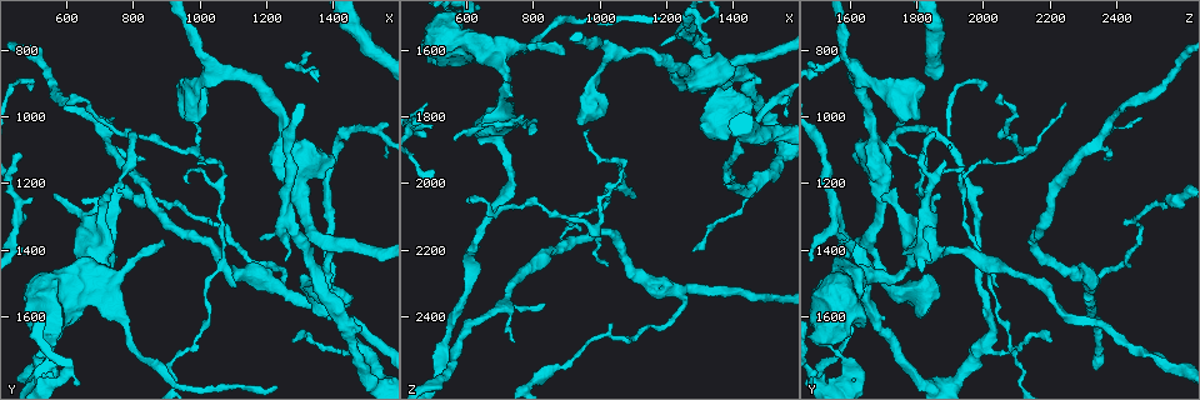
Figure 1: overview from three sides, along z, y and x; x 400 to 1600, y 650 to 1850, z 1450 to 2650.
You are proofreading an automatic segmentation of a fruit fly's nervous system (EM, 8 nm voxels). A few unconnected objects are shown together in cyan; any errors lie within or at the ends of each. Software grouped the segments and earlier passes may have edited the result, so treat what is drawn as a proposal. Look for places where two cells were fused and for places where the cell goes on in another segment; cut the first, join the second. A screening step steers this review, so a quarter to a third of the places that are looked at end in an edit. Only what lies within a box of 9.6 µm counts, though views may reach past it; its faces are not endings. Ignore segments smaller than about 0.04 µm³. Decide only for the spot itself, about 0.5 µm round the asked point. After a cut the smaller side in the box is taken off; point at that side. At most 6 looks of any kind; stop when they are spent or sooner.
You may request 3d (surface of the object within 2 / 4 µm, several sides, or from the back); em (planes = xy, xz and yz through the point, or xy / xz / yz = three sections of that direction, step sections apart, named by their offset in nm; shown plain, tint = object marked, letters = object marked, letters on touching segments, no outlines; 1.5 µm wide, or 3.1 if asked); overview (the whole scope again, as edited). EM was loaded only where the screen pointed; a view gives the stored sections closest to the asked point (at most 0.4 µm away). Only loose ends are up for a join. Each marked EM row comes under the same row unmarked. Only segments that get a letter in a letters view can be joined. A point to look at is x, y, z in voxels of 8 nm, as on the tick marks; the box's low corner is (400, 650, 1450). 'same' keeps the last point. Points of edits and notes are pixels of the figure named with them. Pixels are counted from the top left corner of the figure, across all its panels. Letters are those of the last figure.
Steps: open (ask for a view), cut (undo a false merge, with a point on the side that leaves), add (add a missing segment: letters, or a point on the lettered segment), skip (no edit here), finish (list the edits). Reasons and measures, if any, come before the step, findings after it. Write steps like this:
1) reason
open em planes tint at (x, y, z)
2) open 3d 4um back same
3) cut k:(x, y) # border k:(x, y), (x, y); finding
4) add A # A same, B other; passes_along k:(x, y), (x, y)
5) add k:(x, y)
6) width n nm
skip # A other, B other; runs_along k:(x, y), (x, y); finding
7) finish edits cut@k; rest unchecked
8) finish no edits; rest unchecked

sharp bend
open 3d 2um at (990, 1120, 2120)

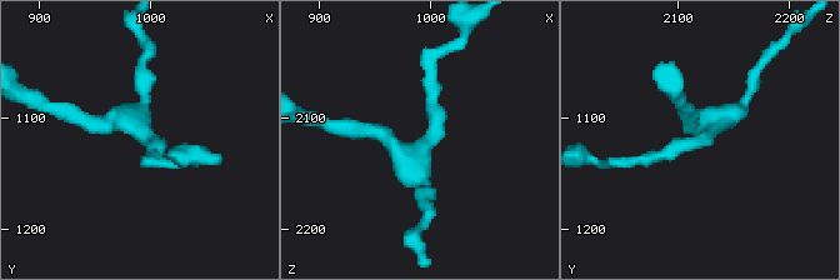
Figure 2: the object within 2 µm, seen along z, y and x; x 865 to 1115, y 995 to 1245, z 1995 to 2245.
need the tissue
open em planes letters at (990, 1116, 2126)

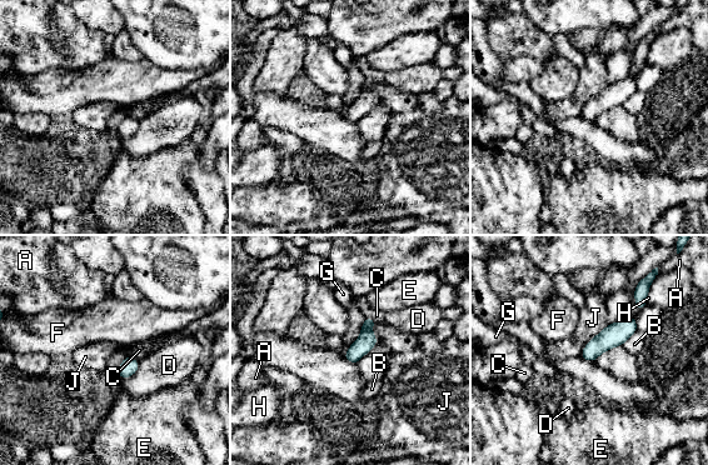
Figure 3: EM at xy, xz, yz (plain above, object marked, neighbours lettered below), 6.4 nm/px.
width 120 nm
skip # A other, B other, C other, D other, E other, F other, G other, H other, J other; border 3:(609, 324), (588, 341), (579, 355); continuous, no second cell

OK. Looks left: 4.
tapers out
open em xy step 8 tint at (1110, 1510, 2030)

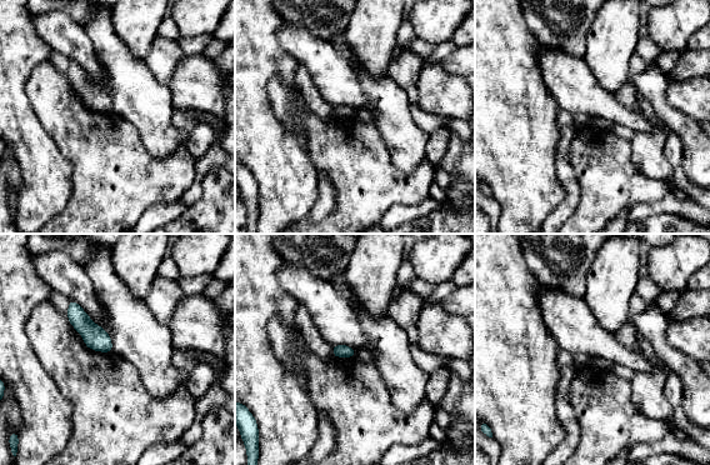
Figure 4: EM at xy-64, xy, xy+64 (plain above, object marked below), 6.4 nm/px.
open em xy step 8 letters same

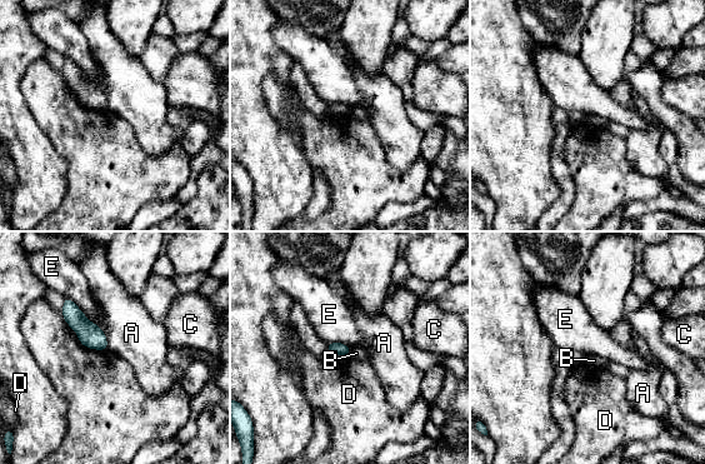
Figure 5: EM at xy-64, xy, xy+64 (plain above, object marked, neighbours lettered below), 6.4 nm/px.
skip # A other, B other, C other, D other, E other; border 5:(78, 340), (86, 347), (106, 350); no lettered segment goes on from it

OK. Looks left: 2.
finish no edits; rest unchecked

